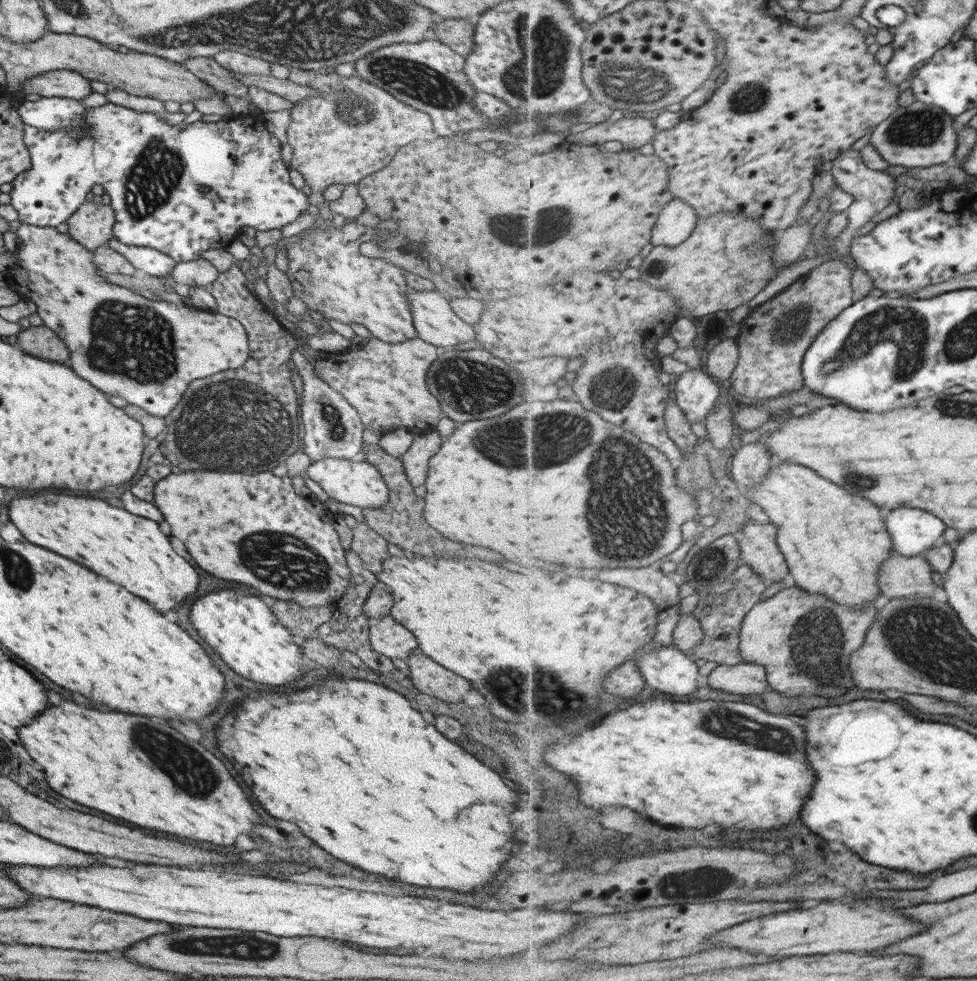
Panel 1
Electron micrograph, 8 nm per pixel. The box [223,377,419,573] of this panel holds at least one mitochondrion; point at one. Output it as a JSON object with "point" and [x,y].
{"point":[335,428]}

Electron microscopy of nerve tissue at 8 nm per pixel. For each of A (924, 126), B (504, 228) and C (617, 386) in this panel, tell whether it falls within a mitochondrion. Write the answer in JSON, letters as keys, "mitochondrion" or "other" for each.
{"A":"mitochondrion","B":"mitochondrion","C":"mitochondrion"}

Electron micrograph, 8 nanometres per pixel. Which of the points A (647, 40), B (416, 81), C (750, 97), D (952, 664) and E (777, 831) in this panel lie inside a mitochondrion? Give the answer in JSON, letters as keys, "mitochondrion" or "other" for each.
{"A":"other","B":"mitochondrion","C":"mitochondrion","D":"mitochondrion","E":"other"}

